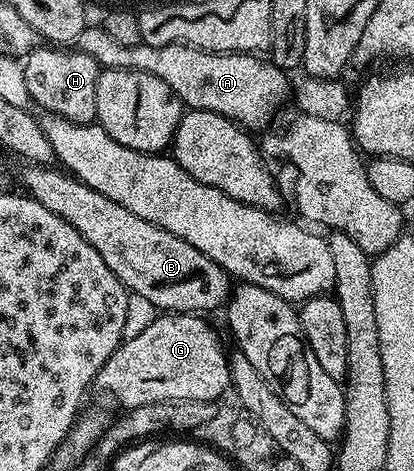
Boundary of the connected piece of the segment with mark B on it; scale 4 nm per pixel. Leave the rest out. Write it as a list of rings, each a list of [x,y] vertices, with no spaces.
[[[28,164],[24,166],[25,170],[20,174],[20,182],[25,186],[27,197],[34,199],[42,208],[50,208],[62,220],[66,220],[88,243],[106,260],[106,268],[118,276],[118,280],[124,289],[129,292],[138,293],[146,296],[152,305],[156,306],[160,312],[175,312],[177,314],[195,314],[197,312],[208,312],[204,310],[216,310],[225,305],[228,301],[228,295],[234,289],[233,279],[218,265],[210,256],[198,252],[194,244],[186,244],[174,232],[166,232],[166,228],[158,228],[158,224],[150,224],[150,220],[142,220],[142,216],[134,216],[134,212],[129,212],[127,208],[122,208],[114,200],[102,196],[102,192],[94,192],[85,182],[79,182],[71,174],[63,169],[55,168],[51,165],[37,166]]]

